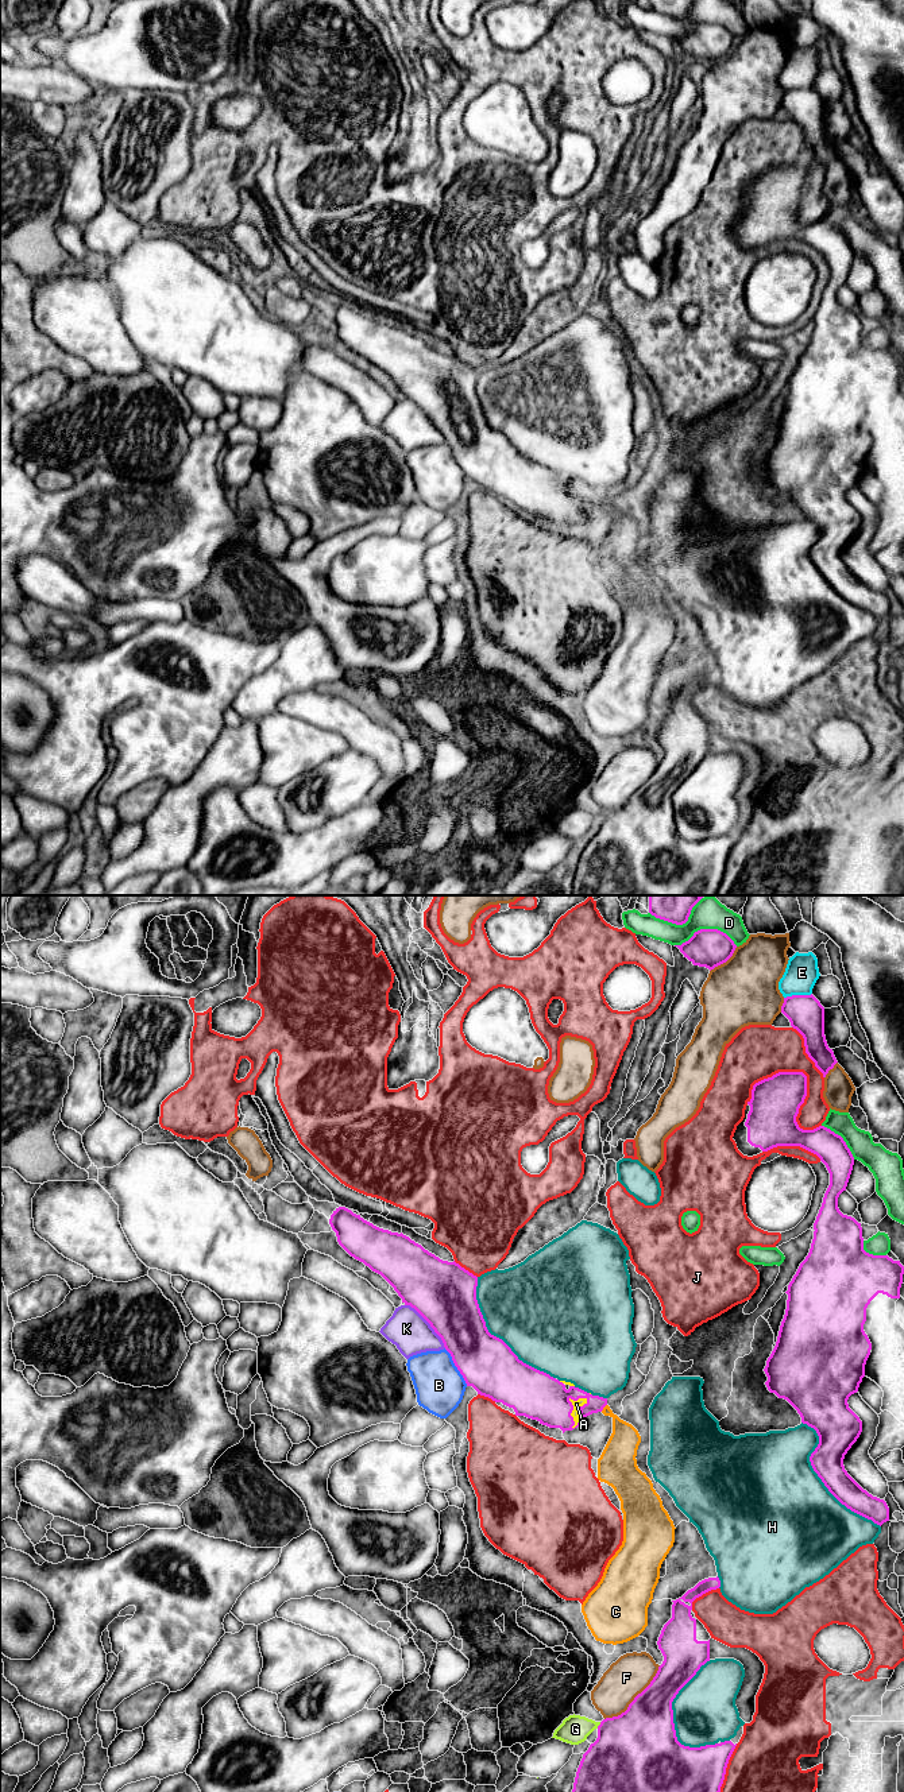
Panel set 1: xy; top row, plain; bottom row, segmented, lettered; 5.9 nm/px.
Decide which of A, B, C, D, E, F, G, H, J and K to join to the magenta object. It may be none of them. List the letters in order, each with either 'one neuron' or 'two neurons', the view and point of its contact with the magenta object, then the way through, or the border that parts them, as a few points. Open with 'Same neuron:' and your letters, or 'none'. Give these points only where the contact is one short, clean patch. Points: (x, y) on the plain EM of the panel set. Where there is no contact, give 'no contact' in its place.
Same neuron: none
A: two neurons; contact xy (579, 507); border xy (586, 491), (579, 506), (579, 515), (572, 522)
B: two neurons; contact xy (456, 460)
C: two neurons; contact xy (603, 500)
D: two neurons; contact xy (706, 23)
E: two neurons; contact xy (798, 89)
F: two neurons; contact xy (634, 792)
G: two neurons; contact xy (599, 819)
H: two neurons; contact xy (821, 572)
J: two neurons; contact xy (806, 180)
K: two neurons; contact xy (429, 417)

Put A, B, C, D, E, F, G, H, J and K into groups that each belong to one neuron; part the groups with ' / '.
A B C G / D / E / F / H / J / K

